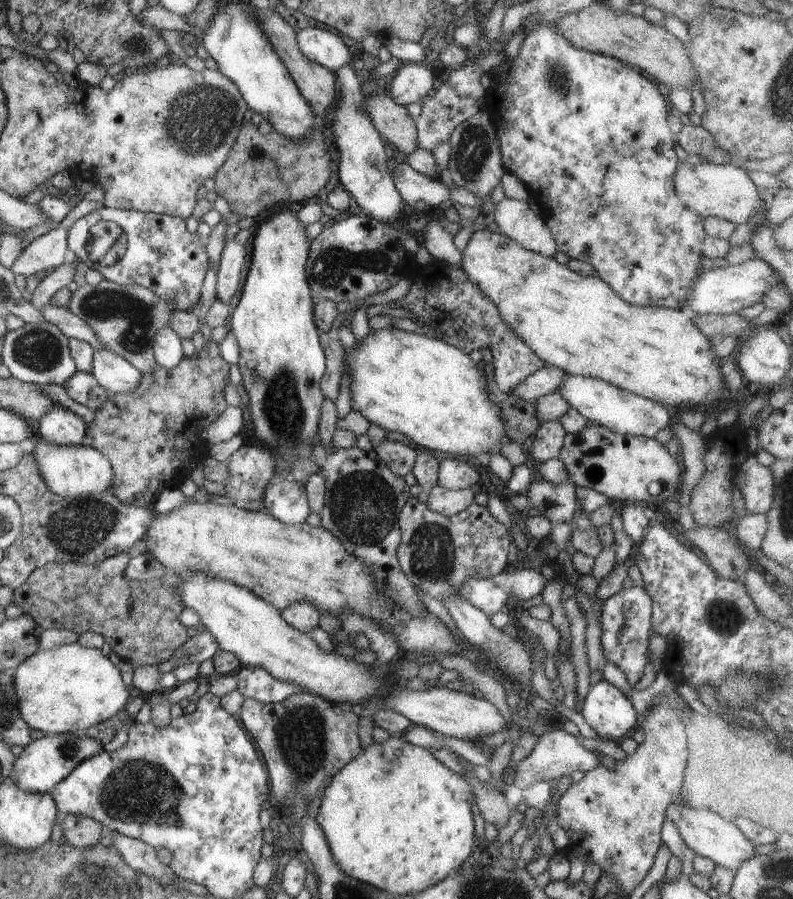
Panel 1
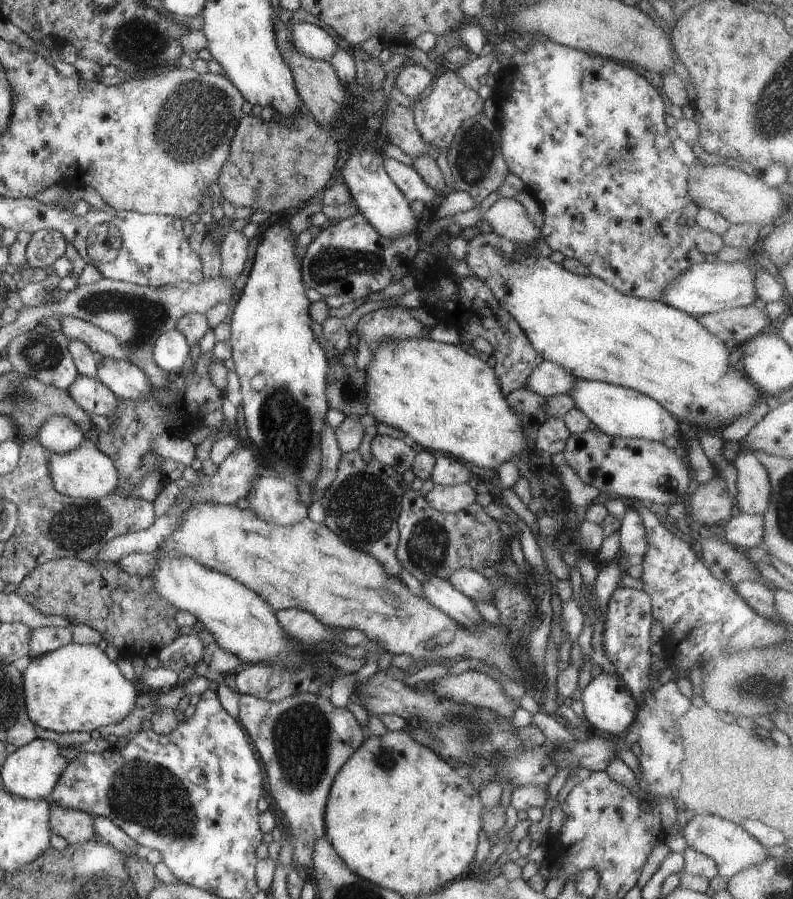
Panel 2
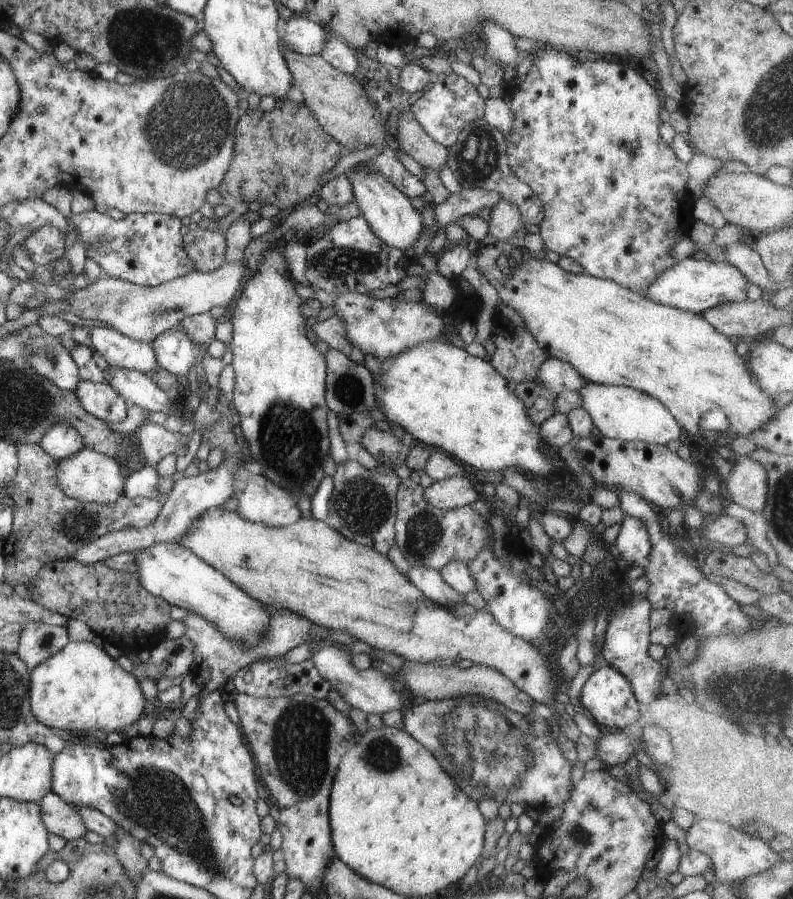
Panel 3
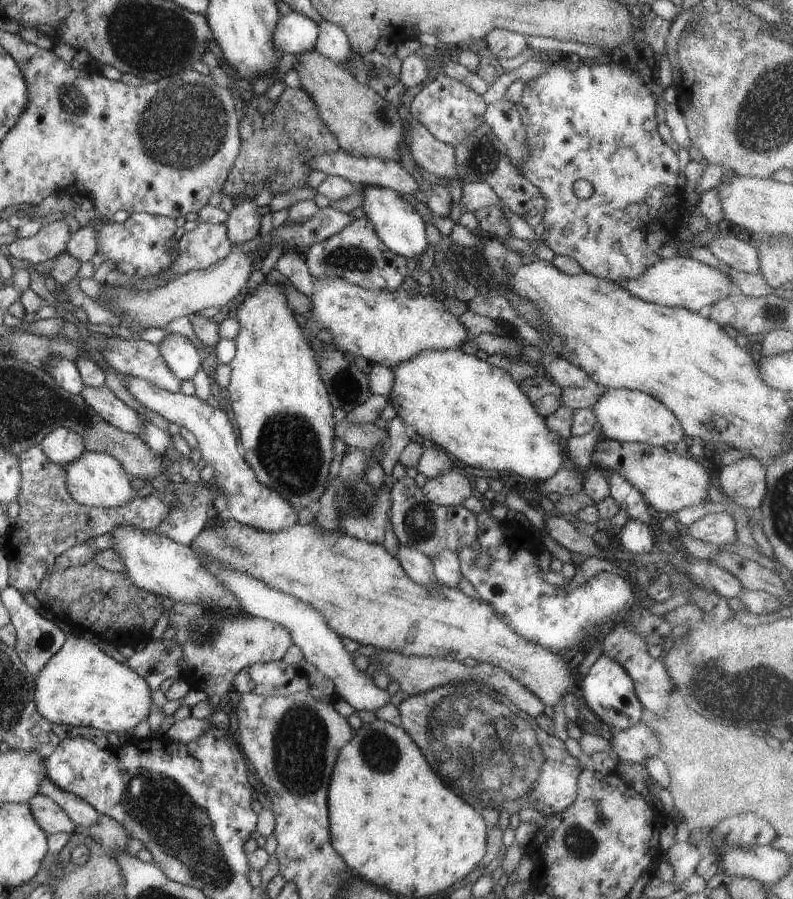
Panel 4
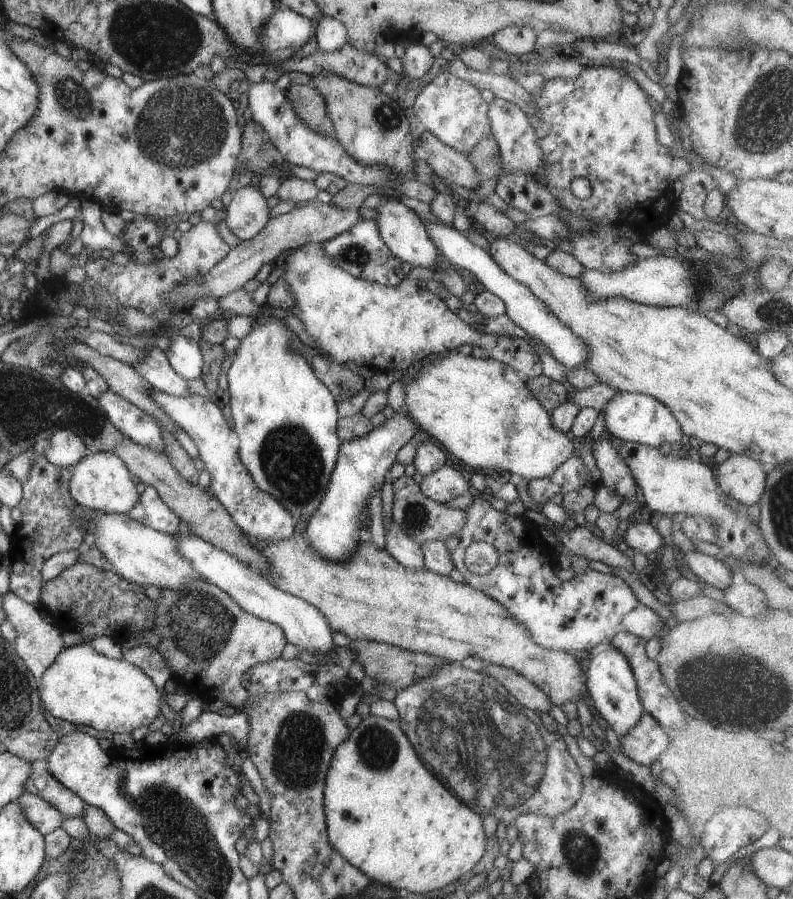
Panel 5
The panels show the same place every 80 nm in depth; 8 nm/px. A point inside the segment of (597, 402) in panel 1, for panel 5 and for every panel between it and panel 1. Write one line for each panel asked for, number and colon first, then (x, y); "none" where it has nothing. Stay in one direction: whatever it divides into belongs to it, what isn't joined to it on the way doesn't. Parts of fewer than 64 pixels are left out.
2: (616, 411)
3: (617, 412)
4: (632, 416)
5: (635, 417)

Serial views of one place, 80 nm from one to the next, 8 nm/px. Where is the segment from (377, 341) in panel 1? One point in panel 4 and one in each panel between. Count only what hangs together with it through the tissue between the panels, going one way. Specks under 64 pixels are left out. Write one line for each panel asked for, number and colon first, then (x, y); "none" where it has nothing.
2: (446, 400)
3: (437, 393)
4: (476, 412)

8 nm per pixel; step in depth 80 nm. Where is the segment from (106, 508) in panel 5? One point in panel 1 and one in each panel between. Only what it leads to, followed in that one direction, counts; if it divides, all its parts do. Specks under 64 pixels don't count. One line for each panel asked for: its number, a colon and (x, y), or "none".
1: (71, 471)
2: (86, 473)
3: (91, 477)
4: (93, 479)

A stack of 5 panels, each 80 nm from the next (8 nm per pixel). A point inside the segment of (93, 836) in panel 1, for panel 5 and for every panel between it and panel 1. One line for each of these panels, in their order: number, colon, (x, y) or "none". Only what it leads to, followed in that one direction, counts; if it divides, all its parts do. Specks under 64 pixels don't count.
2: (73, 826)
3: (59, 819)
4: (50, 817)
5: (44, 817)

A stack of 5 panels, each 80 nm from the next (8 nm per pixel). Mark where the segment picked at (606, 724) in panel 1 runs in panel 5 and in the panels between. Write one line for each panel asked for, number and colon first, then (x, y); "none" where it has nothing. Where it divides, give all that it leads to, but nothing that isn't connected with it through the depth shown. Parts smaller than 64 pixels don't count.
2: (607, 705)
3: (607, 694)
4: (607, 689)
5: (610, 684)

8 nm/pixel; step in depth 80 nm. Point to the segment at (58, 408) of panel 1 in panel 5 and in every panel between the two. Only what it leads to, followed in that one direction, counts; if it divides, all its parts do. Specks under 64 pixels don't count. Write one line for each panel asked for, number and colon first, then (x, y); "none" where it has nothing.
2: (57, 434)
3: (61, 441)
4: (61, 445)
5: (64, 448)

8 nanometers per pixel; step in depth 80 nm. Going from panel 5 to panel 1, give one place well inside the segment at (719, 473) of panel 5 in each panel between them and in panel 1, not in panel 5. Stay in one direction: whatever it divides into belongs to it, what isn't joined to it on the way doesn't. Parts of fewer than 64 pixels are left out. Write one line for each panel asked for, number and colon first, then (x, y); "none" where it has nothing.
1: (757, 489)
2: (752, 487)
3: (746, 482)
4: (744, 481)

